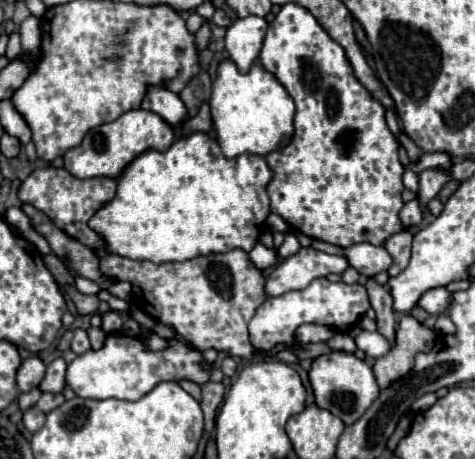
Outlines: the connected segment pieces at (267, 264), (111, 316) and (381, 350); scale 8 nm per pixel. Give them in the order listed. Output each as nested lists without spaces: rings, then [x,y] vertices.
[[[258,240],[256,246],[248,252],[248,256],[250,256],[250,260],[254,262],[254,266],[260,268],[260,270],[268,270],[268,268],[272,268],[272,266],[278,262],[278,252],[276,252],[276,248],[264,246],[260,240]]]
[[[110,310],[110,312],[106,312],[106,314],[102,316],[102,330],[104,330],[106,334],[118,332],[118,330],[122,328],[122,324],[124,324],[124,318],[122,318],[122,314],[116,312],[116,310]]]
[[[360,332],[356,336],[356,344],[370,358],[380,358],[380,356],[384,356],[390,350],[388,340],[380,332]]]

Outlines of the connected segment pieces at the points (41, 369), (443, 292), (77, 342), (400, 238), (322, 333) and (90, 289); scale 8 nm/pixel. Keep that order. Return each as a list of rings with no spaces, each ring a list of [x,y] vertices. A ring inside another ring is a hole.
[[[30,356],[28,360],[24,360],[18,368],[18,376],[16,376],[16,382],[18,382],[18,388],[22,392],[28,392],[32,388],[36,388],[42,378],[44,378],[44,372],[46,372],[46,366],[44,362],[38,358],[38,356]]]
[[[432,288],[422,294],[418,306],[422,306],[428,314],[442,314],[450,306],[450,292],[446,288]]]
[[[80,328],[74,330],[74,338],[72,338],[72,346],[70,346],[70,350],[76,352],[76,354],[82,354],[82,352],[90,350],[90,342],[88,342],[88,336],[86,336],[84,330],[80,330]]]
[[[398,232],[394,236],[390,236],[390,240],[386,240],[384,248],[390,252],[394,264],[388,270],[388,276],[394,278],[398,276],[398,272],[402,272],[402,268],[406,268],[408,260],[410,260],[410,246],[412,246],[412,232]]]
[[[302,324],[302,328],[296,330],[296,338],[300,342],[326,342],[334,334],[334,328],[326,328],[322,324]]]
[[[76,276],[76,288],[78,288],[82,294],[98,294],[98,292],[102,290],[96,282],[86,280],[86,278],[82,278],[82,276]]]

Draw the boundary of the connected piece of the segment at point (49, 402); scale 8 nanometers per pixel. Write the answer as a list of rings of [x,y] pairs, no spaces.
[[[50,392],[50,394],[42,394],[36,406],[38,406],[42,412],[48,414],[50,410],[58,408],[62,402],[64,402],[64,396],[62,396],[62,394],[52,394],[52,392]]]

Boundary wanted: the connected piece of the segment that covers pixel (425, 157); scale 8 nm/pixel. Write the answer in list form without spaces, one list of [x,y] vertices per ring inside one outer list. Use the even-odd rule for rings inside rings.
[[[424,153],[418,162],[411,163],[411,169],[416,173],[420,173],[427,168],[440,168],[442,170],[449,170],[451,165],[451,158],[447,153]]]

